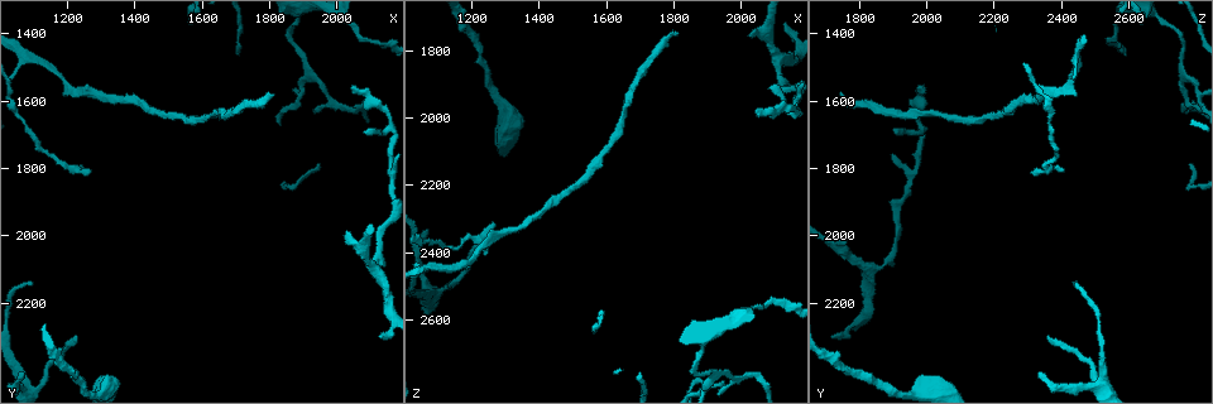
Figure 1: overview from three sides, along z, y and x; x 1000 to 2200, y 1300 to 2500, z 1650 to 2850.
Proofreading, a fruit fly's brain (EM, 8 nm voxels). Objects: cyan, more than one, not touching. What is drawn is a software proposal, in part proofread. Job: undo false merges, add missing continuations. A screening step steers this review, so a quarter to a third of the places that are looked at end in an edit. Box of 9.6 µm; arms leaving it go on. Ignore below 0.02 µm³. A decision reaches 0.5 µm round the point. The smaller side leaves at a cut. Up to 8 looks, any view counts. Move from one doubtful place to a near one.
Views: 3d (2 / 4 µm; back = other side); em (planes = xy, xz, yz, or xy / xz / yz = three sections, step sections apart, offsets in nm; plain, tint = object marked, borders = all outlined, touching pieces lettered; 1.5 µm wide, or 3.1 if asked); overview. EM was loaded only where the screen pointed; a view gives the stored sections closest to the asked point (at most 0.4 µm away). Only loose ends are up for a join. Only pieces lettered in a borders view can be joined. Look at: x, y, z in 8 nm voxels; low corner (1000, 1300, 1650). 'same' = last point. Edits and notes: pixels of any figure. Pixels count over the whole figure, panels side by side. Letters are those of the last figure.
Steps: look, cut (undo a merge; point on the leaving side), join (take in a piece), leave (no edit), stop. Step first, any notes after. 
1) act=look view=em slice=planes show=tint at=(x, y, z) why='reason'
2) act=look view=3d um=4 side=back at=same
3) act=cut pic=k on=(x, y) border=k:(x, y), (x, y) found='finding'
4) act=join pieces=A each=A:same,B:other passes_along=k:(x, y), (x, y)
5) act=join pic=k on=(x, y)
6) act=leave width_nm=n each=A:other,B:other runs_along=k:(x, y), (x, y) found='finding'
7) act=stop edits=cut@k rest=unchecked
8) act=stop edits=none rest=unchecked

act=look view=3d um=4 at=(2030, 1980, 1740) why='an open end'

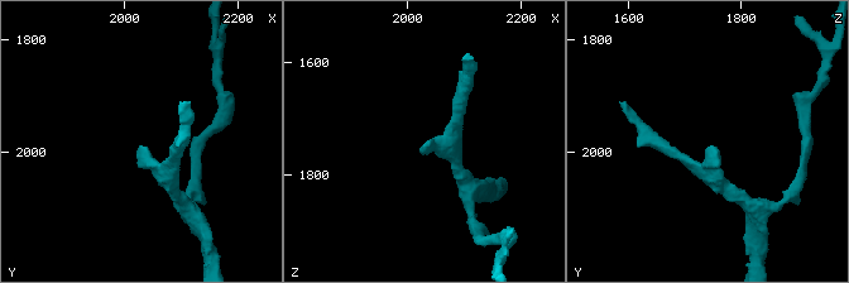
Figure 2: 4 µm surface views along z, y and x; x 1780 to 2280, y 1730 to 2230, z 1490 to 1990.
act=look view=em slice=planes show=borders at=(2035, 1985, 1740)

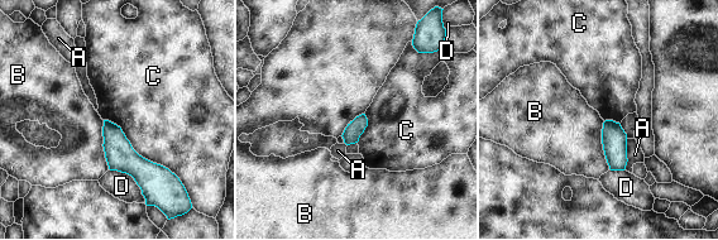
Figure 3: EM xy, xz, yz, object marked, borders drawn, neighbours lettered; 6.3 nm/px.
act=leave each=A:other,B:other,C:other,D:other runs_along=3:(106, 124), (115, 143), (159, 178) found='none of them fits'

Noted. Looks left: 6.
act=look view=3d um=2 at=(1810, 1580, 1750) why='thin end'

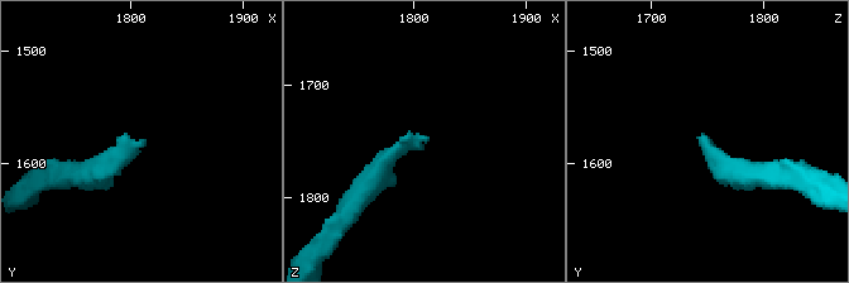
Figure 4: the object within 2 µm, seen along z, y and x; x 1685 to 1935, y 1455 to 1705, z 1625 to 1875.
act=look view=em slice=planes show=borders at=(1812, 1580, 1750)

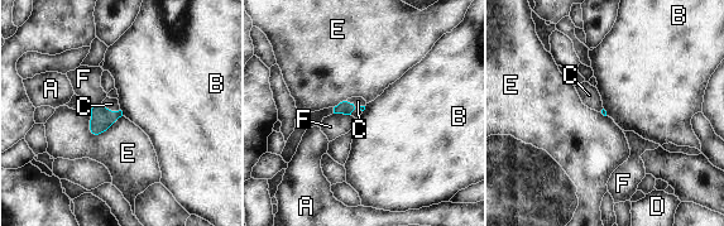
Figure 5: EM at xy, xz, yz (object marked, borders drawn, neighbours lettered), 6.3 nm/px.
act=join pieces=C each=A:other,B:other,C:same,D:other,E:other,F:other passes_along=5:(345, 107), (354, 106), (358, 101) found='the neuron continues'

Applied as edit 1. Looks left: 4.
act=look view=overview why='see it whole again'

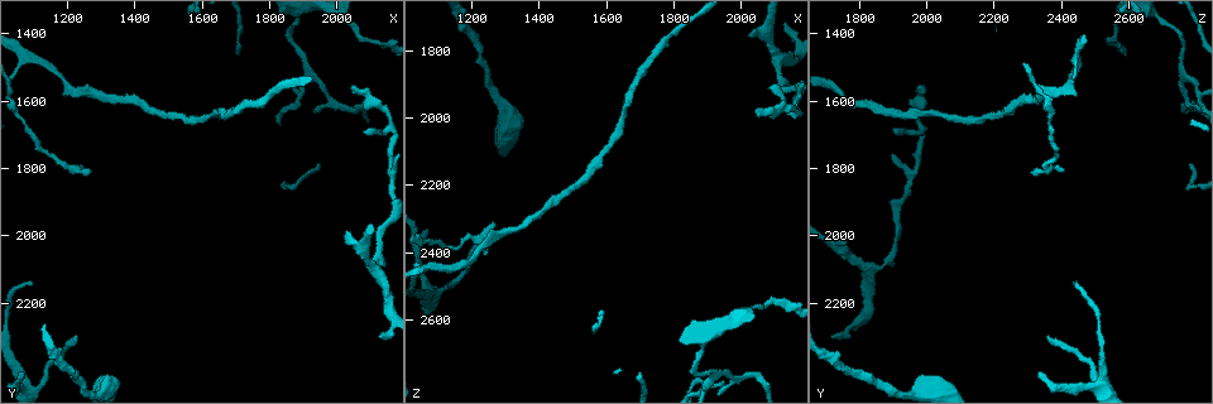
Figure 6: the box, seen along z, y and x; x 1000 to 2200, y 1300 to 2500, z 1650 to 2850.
act=look view=em slice=xy step=8 show=tint at=(2050, 1560, 1980) why='an open end'

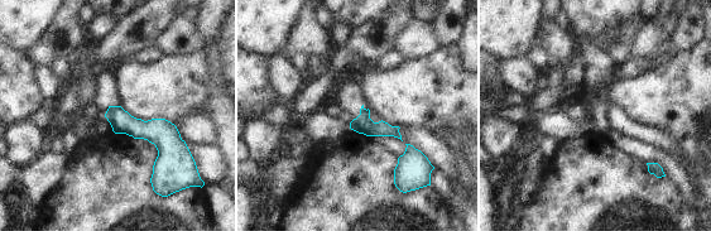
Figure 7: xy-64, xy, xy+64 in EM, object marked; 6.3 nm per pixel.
act=look view=em slice=planes show=borders at=same

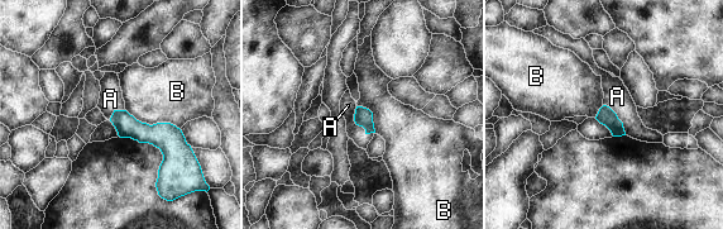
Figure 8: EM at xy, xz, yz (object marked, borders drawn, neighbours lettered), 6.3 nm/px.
act=leave each=A:other,B:other border=8:(125, 109), (142, 122), (180, 129) found='no lettered piece goes on from it'

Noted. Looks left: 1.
act=stop edits=join@5 rest=unchecked

